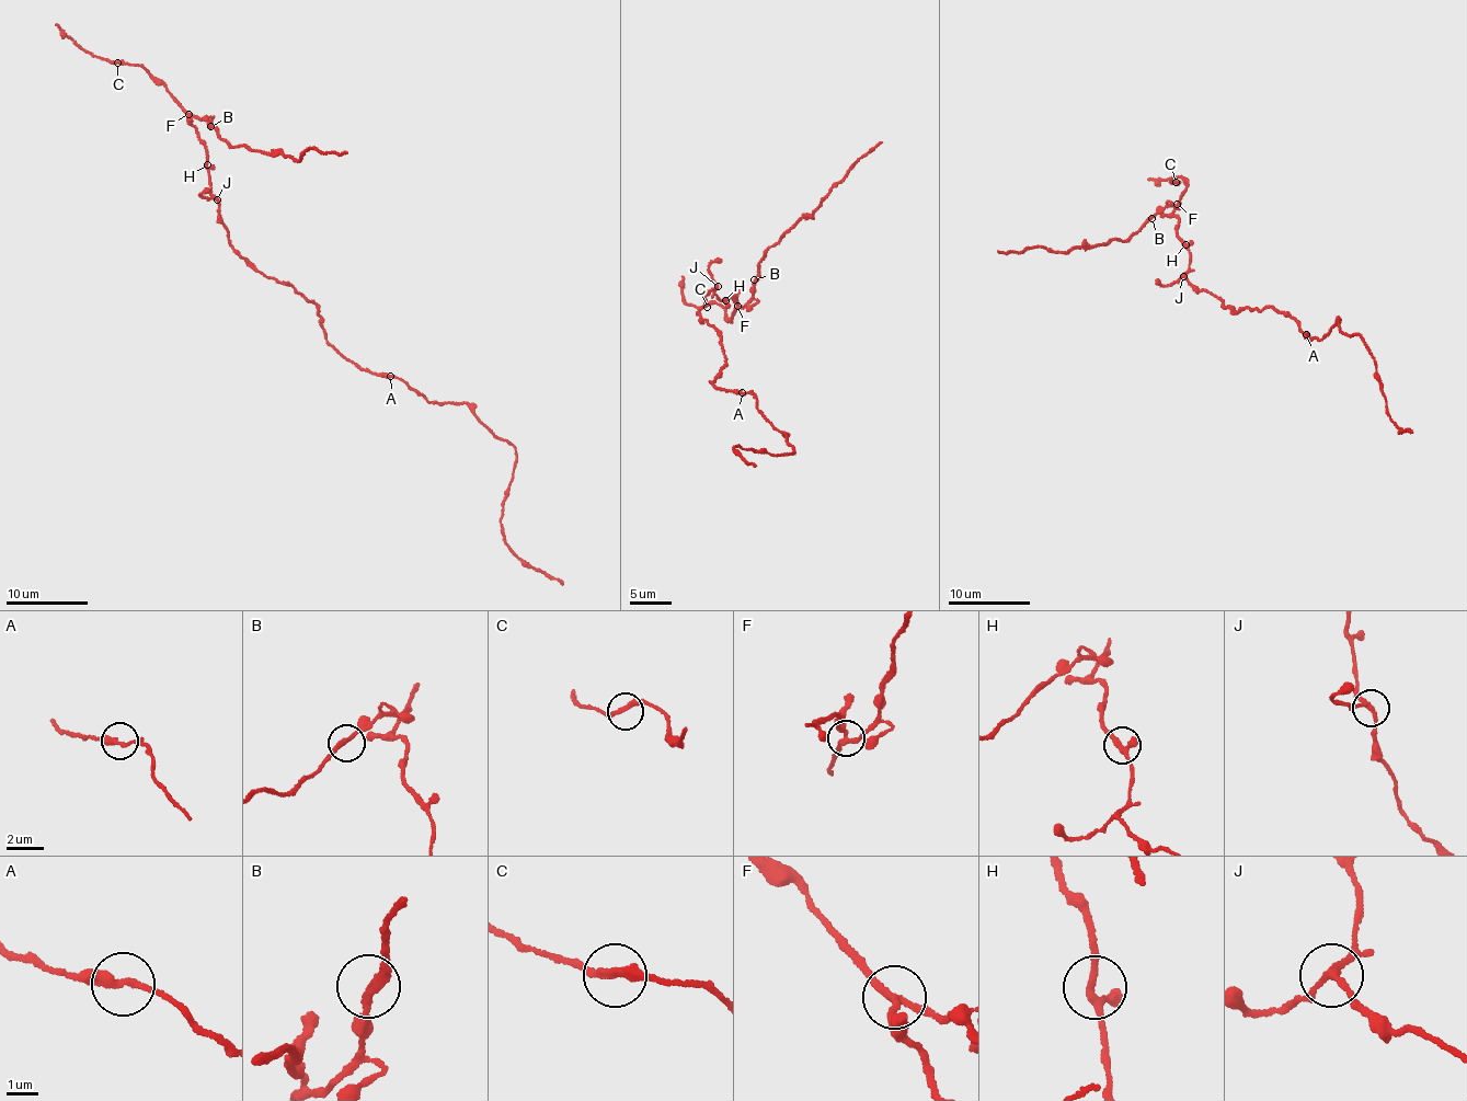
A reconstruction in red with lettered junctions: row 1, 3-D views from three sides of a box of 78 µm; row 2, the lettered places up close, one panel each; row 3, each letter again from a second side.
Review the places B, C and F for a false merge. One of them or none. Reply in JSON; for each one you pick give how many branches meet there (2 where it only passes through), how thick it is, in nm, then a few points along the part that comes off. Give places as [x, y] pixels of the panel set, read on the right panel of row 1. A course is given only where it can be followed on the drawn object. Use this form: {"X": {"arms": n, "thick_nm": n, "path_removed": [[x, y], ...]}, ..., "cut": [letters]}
{"F": {"arms": 3, "thick_nm": 220, "path_removed": [[1177, 204], [1187, 278], [1238, 313], [1284, 311], [1309, 340], [1336, 320], [1364, 343], [1390, 420], [1412, 432]]}, "cut": ["F"]}

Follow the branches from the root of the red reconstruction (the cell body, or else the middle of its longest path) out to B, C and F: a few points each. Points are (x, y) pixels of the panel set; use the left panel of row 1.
B: (277, 281), (230, 247), (219, 203), (210, 192), (205, 142), (187, 118), (204, 117), (210, 126)
C: (277, 281), (230, 247), (219, 203), (210, 192), (205, 142), (186, 122), (186, 111), (144, 68), (117, 62)
F: (277, 281), (256, 270), (230, 247), (218, 213), (219, 203), (210, 192), (205, 142), (186, 122), (188, 114)

